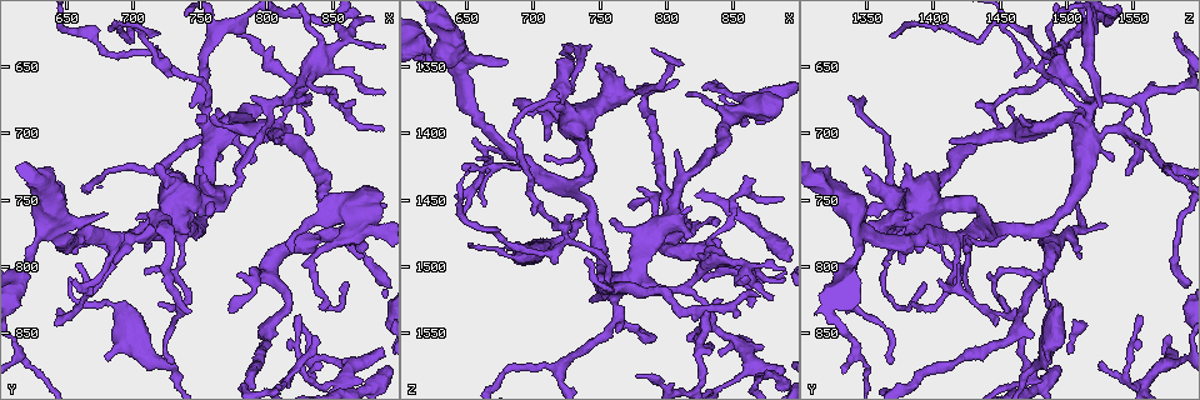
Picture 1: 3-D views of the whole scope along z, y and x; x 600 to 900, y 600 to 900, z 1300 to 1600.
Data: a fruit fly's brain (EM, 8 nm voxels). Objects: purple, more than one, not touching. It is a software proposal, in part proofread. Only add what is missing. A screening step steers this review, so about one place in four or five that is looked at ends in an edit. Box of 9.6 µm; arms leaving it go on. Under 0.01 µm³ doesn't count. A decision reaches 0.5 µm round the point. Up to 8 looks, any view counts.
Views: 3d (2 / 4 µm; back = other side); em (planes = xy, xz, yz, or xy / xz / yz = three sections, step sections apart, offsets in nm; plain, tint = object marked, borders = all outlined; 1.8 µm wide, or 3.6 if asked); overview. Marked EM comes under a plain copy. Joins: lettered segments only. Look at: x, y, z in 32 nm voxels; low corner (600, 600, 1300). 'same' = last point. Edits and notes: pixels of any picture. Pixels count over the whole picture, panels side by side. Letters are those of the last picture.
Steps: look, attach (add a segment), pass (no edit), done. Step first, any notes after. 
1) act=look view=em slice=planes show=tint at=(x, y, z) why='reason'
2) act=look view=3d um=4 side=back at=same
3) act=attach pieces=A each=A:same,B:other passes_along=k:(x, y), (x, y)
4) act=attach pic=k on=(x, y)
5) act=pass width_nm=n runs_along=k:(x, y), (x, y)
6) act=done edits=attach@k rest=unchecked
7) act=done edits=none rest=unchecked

act=look view=3d um=2 at=(816, 884, 1468) why='sharp bend'

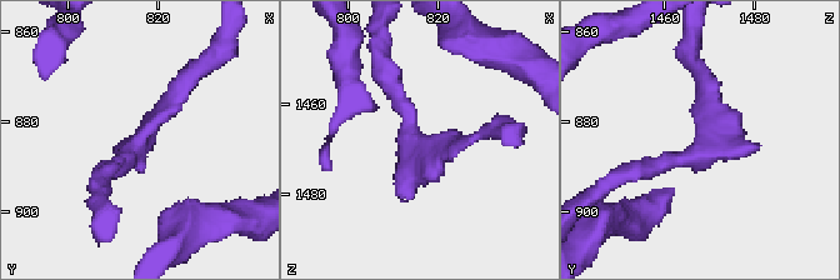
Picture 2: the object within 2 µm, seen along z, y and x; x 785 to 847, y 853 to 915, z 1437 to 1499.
act=look view=em slice=planes show=borders at=(815, 885, 1469)

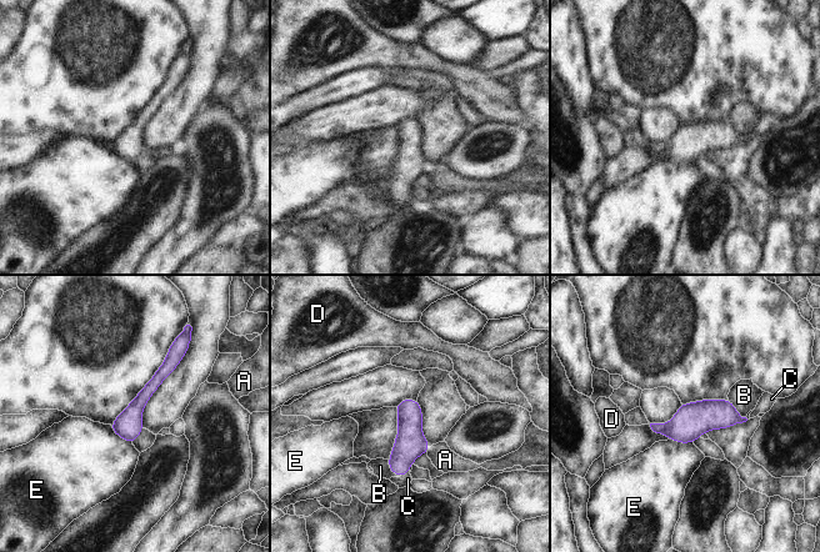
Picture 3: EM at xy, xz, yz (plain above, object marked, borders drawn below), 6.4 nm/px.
act=attach pieces=C each=A:other,B:other,C:same,D:other,E:other found='it goes on there'

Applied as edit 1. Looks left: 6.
act=look view=overview why='see it whole again'

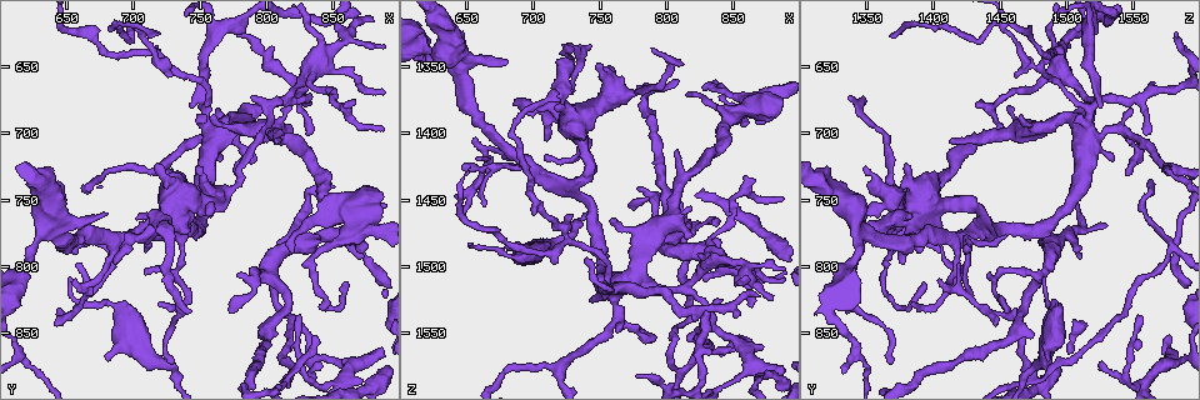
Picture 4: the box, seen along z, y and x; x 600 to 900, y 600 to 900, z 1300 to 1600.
act=look view=3d um=4 side=back at=(658, 810, 1406) why='an open end'

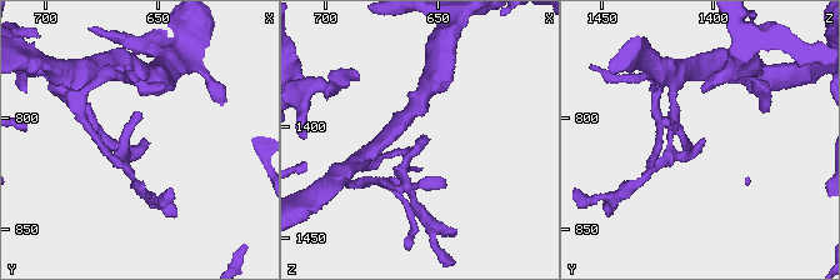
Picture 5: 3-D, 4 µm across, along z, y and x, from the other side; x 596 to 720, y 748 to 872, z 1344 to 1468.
act=look view=em slice=xy step=16 show=borders at=(656, 810, 1404) why='now the EM'

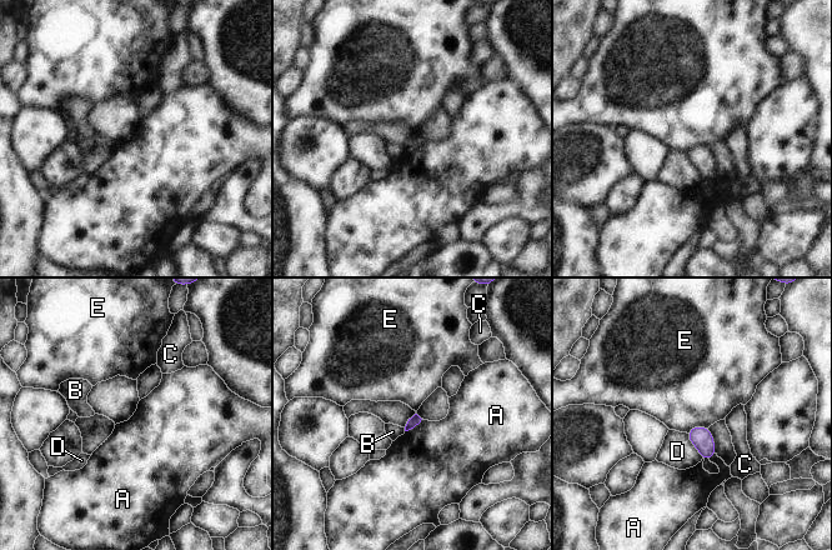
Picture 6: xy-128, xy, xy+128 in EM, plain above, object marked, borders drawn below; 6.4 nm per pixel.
act=look view=em slice=xz step=4 show=borders at=same

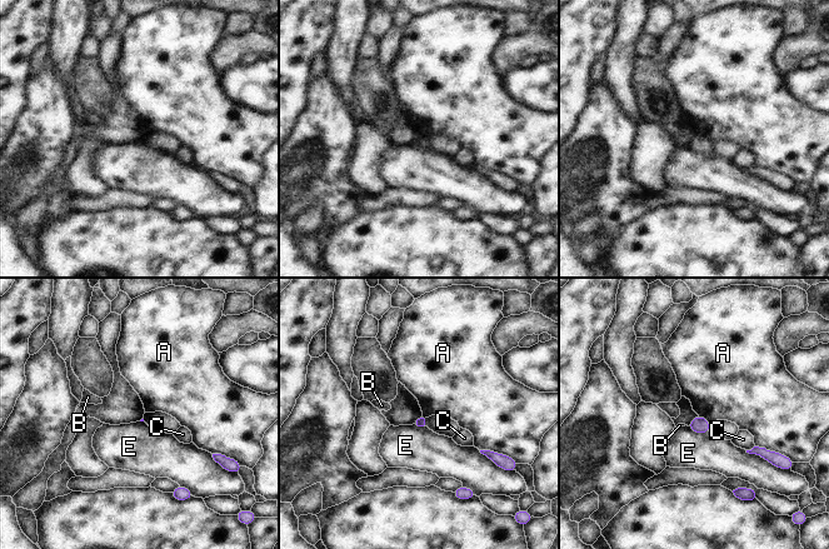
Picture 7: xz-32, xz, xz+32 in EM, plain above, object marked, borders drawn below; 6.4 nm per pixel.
act=pass each=A:other,B:other,C:other,E:other border=7:(755, 445), (778, 453) found='none of them fits'

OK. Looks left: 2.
act=look view=em um=3.6 slice=planes show=borders at=(776, 624, 1582) why='end of a long branch'

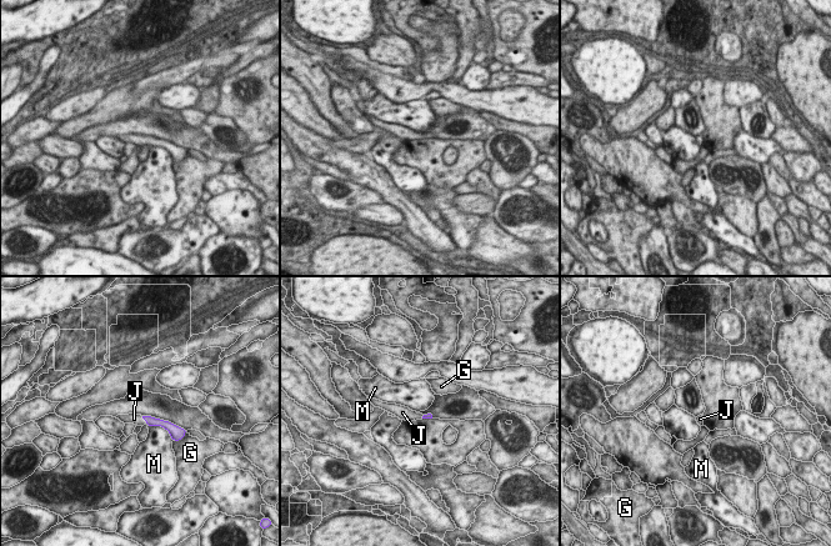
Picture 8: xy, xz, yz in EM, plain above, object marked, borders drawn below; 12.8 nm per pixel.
act=attach pieces=J each=G:other,J:same,M:other passes_along=8:(150, 421), (144, 419), (134, 419) found='the neuron continues'

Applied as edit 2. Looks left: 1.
act=done edits=attach@3,attach@8 rest=unchecked

